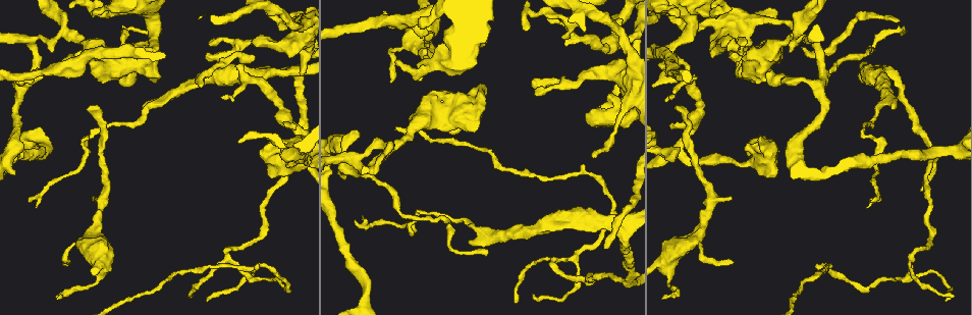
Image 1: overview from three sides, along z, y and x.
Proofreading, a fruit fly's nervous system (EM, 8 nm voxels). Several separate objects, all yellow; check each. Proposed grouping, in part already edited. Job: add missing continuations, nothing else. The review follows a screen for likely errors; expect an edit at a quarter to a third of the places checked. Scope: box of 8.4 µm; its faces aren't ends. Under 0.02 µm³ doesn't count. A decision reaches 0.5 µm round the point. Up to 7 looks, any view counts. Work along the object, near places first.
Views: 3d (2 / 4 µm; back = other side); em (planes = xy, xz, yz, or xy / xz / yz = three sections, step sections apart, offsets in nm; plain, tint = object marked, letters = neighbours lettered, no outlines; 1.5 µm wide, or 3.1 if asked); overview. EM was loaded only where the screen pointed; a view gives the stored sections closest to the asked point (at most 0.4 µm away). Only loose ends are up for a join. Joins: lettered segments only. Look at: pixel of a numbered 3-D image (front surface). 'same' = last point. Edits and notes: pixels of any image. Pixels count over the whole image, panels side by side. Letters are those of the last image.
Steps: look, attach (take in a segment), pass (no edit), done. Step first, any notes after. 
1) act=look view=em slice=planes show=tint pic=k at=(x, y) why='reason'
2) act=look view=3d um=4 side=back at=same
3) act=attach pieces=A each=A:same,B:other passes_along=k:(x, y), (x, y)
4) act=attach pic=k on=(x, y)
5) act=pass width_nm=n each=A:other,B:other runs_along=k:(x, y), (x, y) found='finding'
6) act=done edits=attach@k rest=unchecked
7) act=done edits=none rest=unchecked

act=look view=3d um=2 pic=1 at=(893, 108) why='an open end'

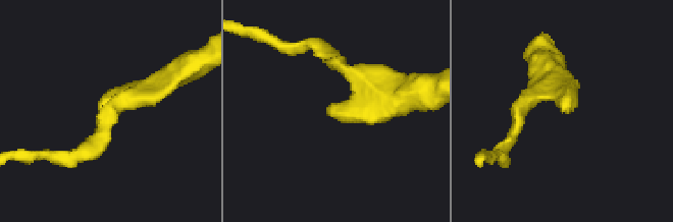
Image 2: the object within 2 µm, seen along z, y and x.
act=look view=em slice=yz step=8 show=letters pic=2 at=(330, 110) why='now the EM'

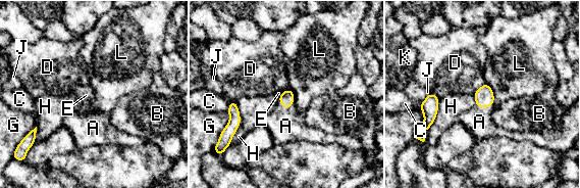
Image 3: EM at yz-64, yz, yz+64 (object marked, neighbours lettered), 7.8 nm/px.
act=attach pieces=A each=A:same,B:other,C:other,D:other,E:other,G:other,H:other,J:other,K:other,L:other passes_along=3:(286, 98), (285, 107), (285, 126) found='it goes on there'

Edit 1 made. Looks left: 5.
act=look view=overview

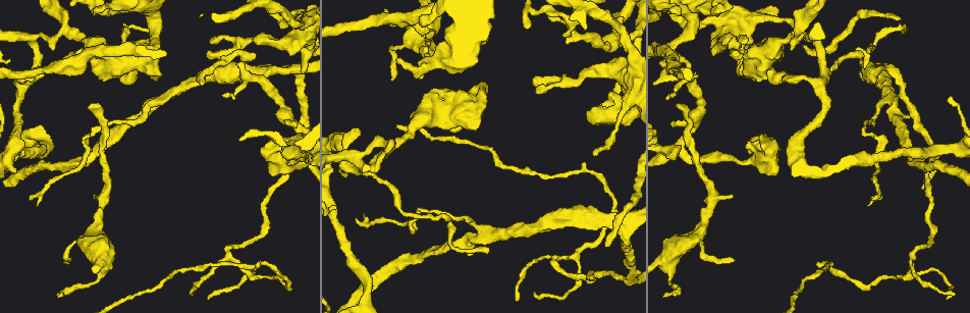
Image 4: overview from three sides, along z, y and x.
act=look view=3d um=2 pic=4 at=(488, 251) why='an open end'

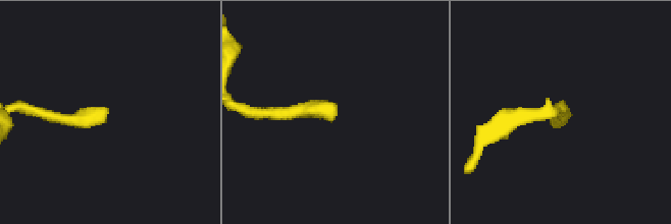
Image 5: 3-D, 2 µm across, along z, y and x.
act=look view=em slice=planes show=letters pic=5 at=(108, 110)

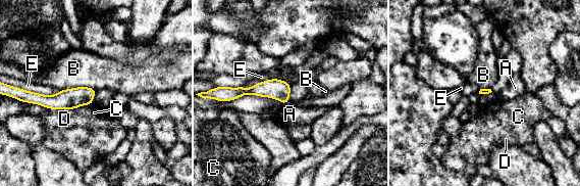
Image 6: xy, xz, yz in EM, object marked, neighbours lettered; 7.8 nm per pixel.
act=pass longest_contact=D:320nm each=A:other,B:other,C:other,D:other,E:other found='none of them fits'

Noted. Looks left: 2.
act=done edits=attach@3 rest=unchecked

